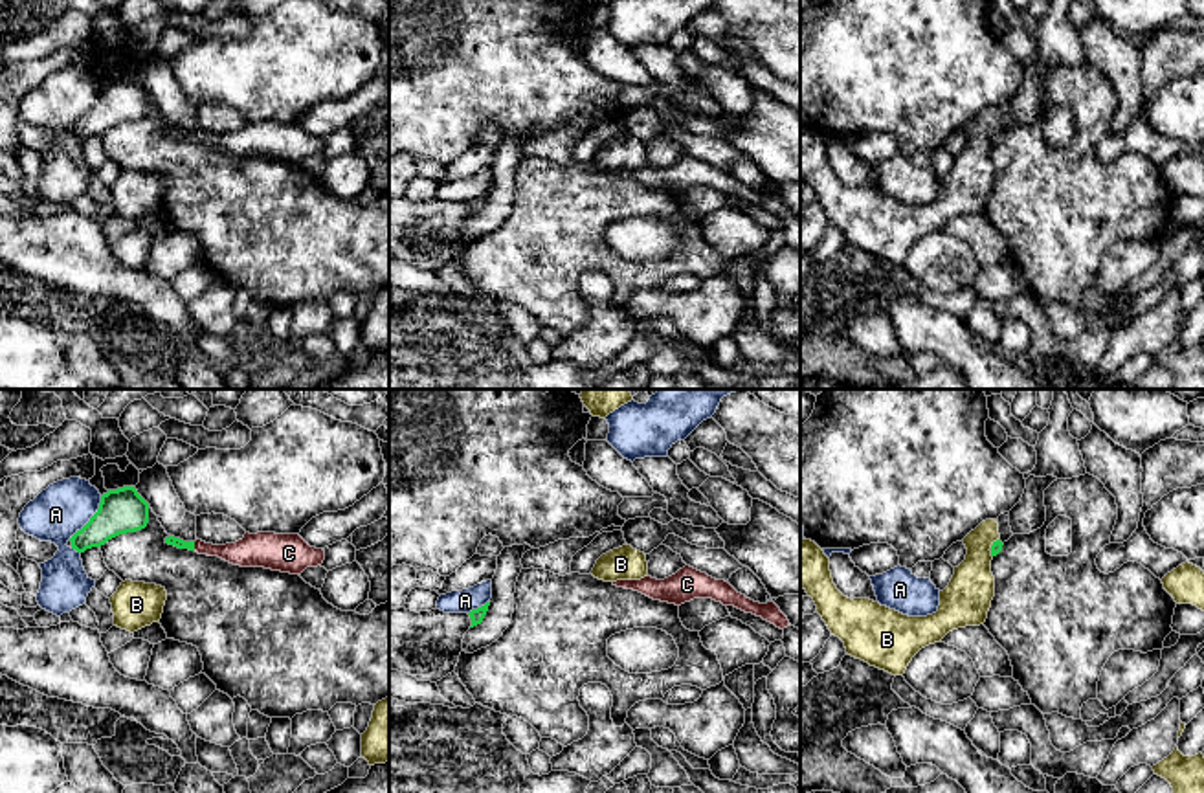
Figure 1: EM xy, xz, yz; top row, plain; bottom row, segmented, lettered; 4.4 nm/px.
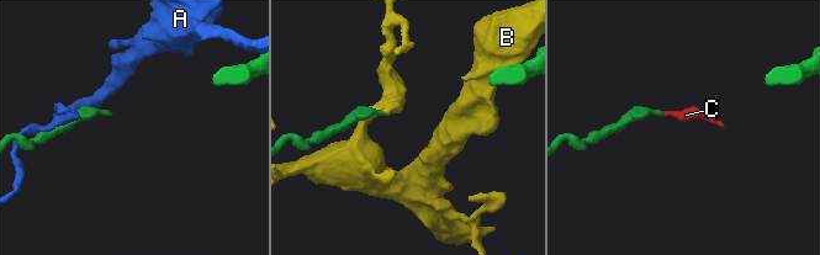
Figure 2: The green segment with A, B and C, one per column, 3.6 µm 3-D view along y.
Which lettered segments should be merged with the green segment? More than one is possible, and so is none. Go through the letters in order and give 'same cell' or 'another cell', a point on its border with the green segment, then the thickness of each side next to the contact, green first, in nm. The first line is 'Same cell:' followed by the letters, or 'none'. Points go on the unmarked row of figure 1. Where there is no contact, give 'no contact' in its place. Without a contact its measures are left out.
Same cell: C
A: another cell; meets green in xy at (90, 107); 200 nm thick on the green side, 240 nm on the other
B: another cell; meets green in yz at (993, 133); 50 nm thick on the green side, 200 nm on the other
C: same cell; meets green in xy at (193, 134); 50 nm thick on the green side, 140 nm on the other

